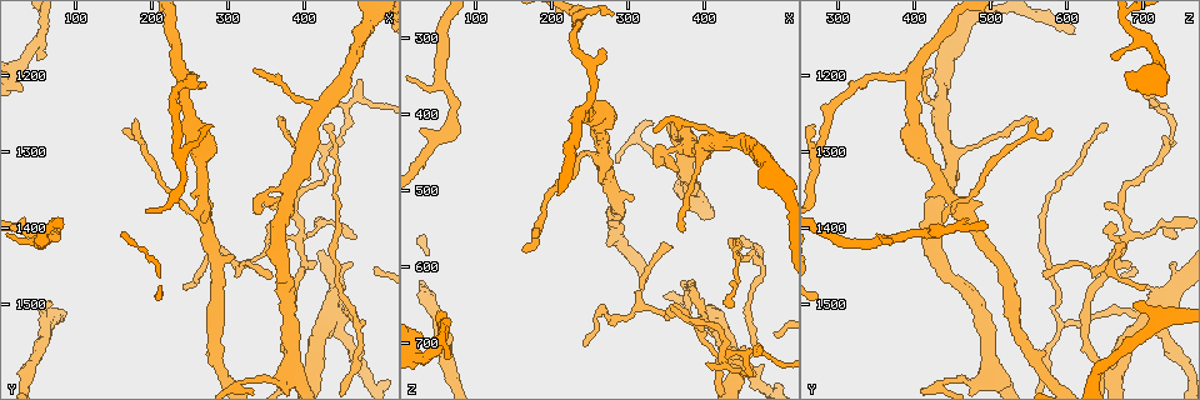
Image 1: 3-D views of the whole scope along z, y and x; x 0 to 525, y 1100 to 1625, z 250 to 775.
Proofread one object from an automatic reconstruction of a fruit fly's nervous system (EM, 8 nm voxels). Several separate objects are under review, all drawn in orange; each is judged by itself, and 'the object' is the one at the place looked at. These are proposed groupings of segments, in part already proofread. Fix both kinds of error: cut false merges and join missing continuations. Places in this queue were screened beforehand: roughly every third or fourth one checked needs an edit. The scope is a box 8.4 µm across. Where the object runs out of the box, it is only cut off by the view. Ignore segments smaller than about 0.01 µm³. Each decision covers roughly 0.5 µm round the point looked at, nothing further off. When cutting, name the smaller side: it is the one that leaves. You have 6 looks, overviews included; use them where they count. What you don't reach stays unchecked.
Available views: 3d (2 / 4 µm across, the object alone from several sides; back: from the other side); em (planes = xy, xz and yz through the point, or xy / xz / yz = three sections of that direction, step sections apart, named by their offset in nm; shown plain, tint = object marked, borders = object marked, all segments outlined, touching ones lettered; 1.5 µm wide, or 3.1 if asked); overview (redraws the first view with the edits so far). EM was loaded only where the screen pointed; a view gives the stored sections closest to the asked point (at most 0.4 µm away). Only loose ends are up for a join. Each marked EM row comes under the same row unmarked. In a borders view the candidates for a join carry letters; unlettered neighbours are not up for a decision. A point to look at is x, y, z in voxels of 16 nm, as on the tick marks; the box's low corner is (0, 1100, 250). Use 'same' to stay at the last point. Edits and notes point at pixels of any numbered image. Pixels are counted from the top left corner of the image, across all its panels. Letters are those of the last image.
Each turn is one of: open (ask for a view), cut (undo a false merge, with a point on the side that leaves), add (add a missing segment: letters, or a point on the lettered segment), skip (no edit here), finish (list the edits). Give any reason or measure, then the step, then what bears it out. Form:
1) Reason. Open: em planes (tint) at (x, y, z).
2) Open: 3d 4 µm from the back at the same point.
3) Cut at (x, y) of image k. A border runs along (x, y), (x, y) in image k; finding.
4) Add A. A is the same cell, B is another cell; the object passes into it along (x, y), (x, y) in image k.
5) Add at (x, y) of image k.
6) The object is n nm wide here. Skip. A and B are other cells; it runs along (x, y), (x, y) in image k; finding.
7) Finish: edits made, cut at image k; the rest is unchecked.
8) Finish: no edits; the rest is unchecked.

Branch stops here. Open: em xz step 8 (borders) at (60, 1505, 690).

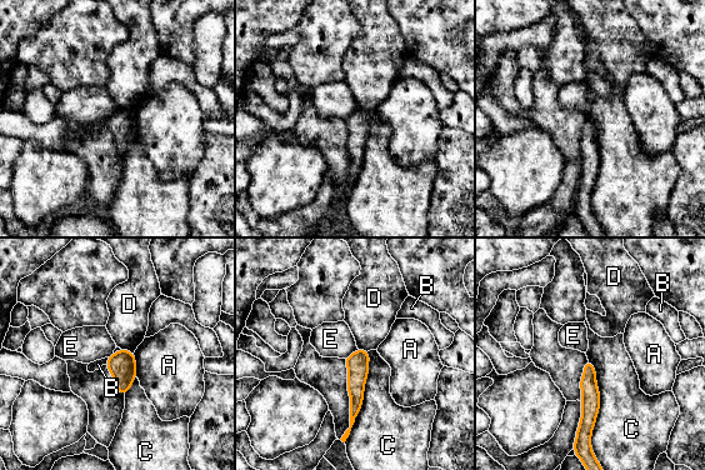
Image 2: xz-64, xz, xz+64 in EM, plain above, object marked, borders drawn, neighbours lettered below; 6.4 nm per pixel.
Open: em planes (borders) at the same point.

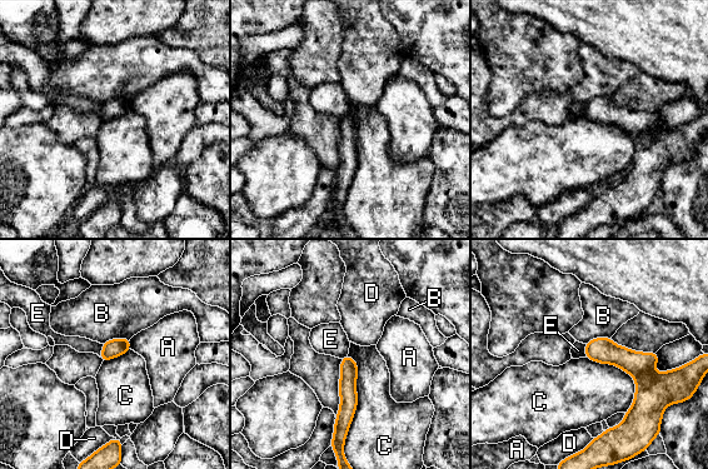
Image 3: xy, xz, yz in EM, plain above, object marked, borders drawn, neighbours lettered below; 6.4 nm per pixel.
The longest contact is with C, 600 nm. Skip. A, B, C, D and E are other cells; none of them fits.

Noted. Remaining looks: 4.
Sudden change in width. Open: em yz step 4 (tint) at (265, 1370, 455).

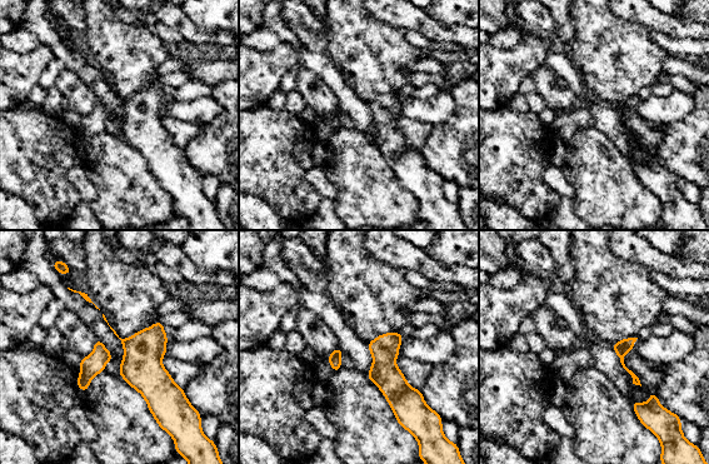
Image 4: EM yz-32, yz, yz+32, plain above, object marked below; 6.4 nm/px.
Another direction. Open: em planes (borders) at the same point.

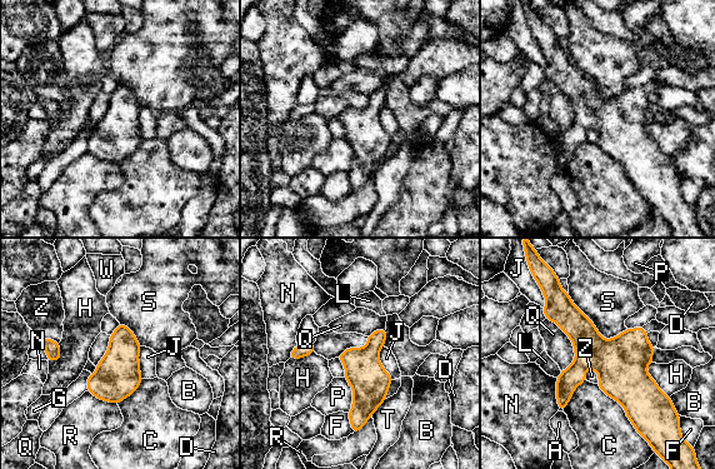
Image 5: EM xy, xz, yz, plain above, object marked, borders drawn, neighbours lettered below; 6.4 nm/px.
The longest contact is with S, 440 nm. Skip. A, B, C, D, F, G, H, J, L, N, P, Q, R, S, T, W and Z are other cells; continuous, no second neuron.

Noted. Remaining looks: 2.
Finish: no edits; the rest is unchecked.

